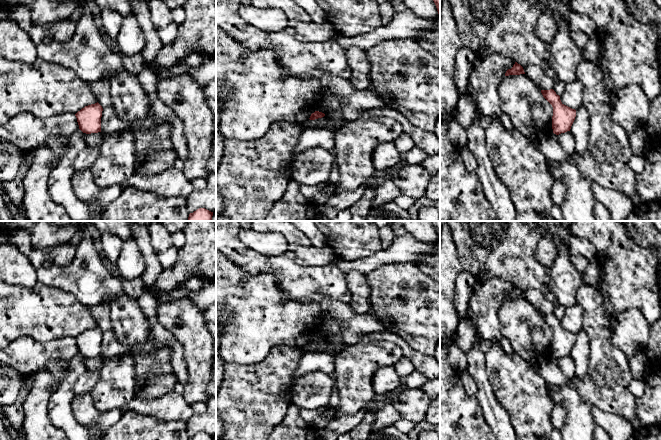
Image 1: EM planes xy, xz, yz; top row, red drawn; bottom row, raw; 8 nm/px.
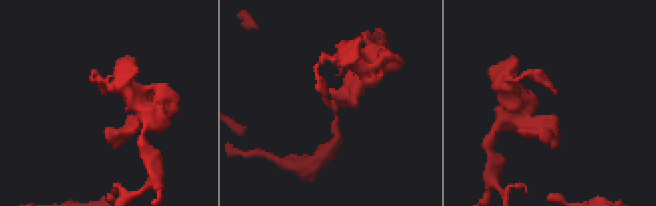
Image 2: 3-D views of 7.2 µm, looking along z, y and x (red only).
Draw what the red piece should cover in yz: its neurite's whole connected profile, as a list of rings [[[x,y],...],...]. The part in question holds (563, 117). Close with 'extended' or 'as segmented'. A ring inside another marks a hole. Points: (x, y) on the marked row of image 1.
[[[553,89],[541,90],[541,93],[553,107],[553,133],[559,135],[570,131],[576,117],[576,110],[564,105],[560,100],[560,96]]]; as segmented

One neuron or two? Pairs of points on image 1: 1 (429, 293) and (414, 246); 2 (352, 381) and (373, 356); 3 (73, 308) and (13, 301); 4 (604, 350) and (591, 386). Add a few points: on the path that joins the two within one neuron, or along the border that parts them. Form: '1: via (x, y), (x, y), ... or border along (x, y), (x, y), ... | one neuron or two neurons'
1: border along (415, 261), (392, 264) | two neurons
2: via (354, 375), (367, 362) | one neuron
3: via (58, 308), (28, 308) | one neuron
4: via (605, 361), (606, 380), (602, 384) | one neuron

